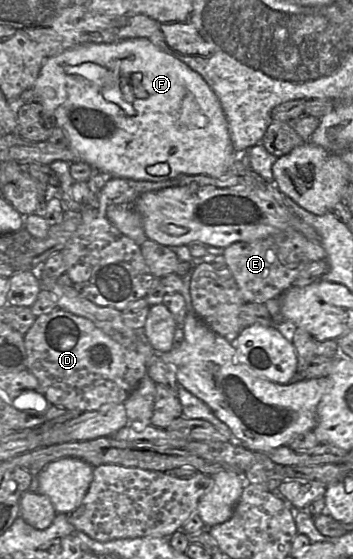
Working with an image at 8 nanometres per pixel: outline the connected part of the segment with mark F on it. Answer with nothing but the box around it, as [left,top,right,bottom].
[32,38,236,181]

